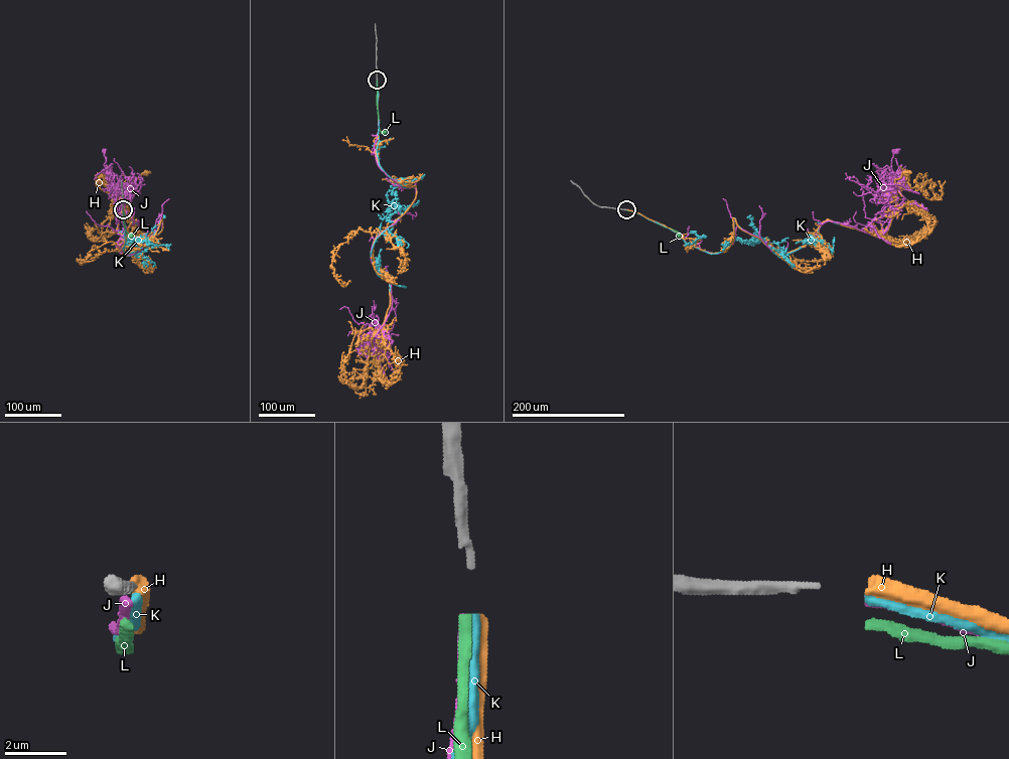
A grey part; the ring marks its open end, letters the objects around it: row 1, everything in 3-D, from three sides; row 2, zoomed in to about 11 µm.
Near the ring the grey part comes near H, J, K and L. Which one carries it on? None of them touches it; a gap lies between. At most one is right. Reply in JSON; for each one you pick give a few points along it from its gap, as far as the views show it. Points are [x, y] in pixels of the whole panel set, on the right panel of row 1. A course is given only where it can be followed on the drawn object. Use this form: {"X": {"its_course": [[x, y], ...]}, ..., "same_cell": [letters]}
{"K": {"its_course": [[627, 209], [711, 254], [732, 244], [734, 217], [778, 255], [799, 249], [817, 235], [833, 252], [834, 237]]}, "same_cell": ["K"]}

